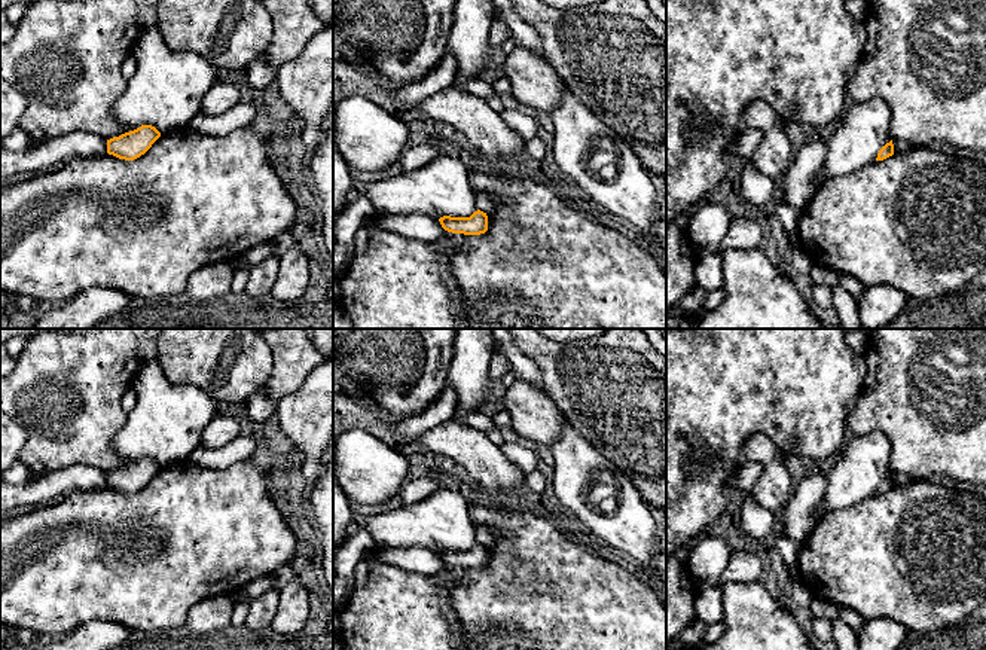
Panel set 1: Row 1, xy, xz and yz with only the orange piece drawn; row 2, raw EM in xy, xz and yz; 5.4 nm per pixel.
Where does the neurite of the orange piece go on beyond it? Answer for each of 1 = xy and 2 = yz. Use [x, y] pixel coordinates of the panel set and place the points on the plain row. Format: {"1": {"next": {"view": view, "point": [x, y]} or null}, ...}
{"1": {"next": null}, "2": {"next": null}}

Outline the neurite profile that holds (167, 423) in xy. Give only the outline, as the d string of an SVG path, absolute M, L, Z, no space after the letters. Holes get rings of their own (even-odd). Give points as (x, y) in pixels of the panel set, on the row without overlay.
M158 361L146 363L132 382L137 403L113 439L126 466L152 458L161 467L186 461L201 446L208 422L222 411L204 390L171 384Z

